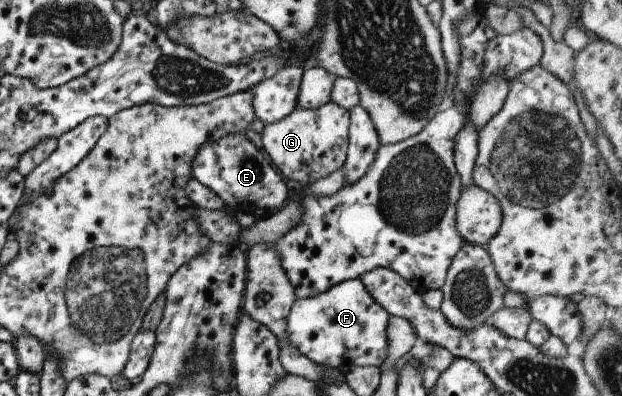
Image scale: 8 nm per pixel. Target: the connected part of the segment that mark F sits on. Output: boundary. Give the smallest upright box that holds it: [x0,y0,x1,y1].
[288,278,390,370]

